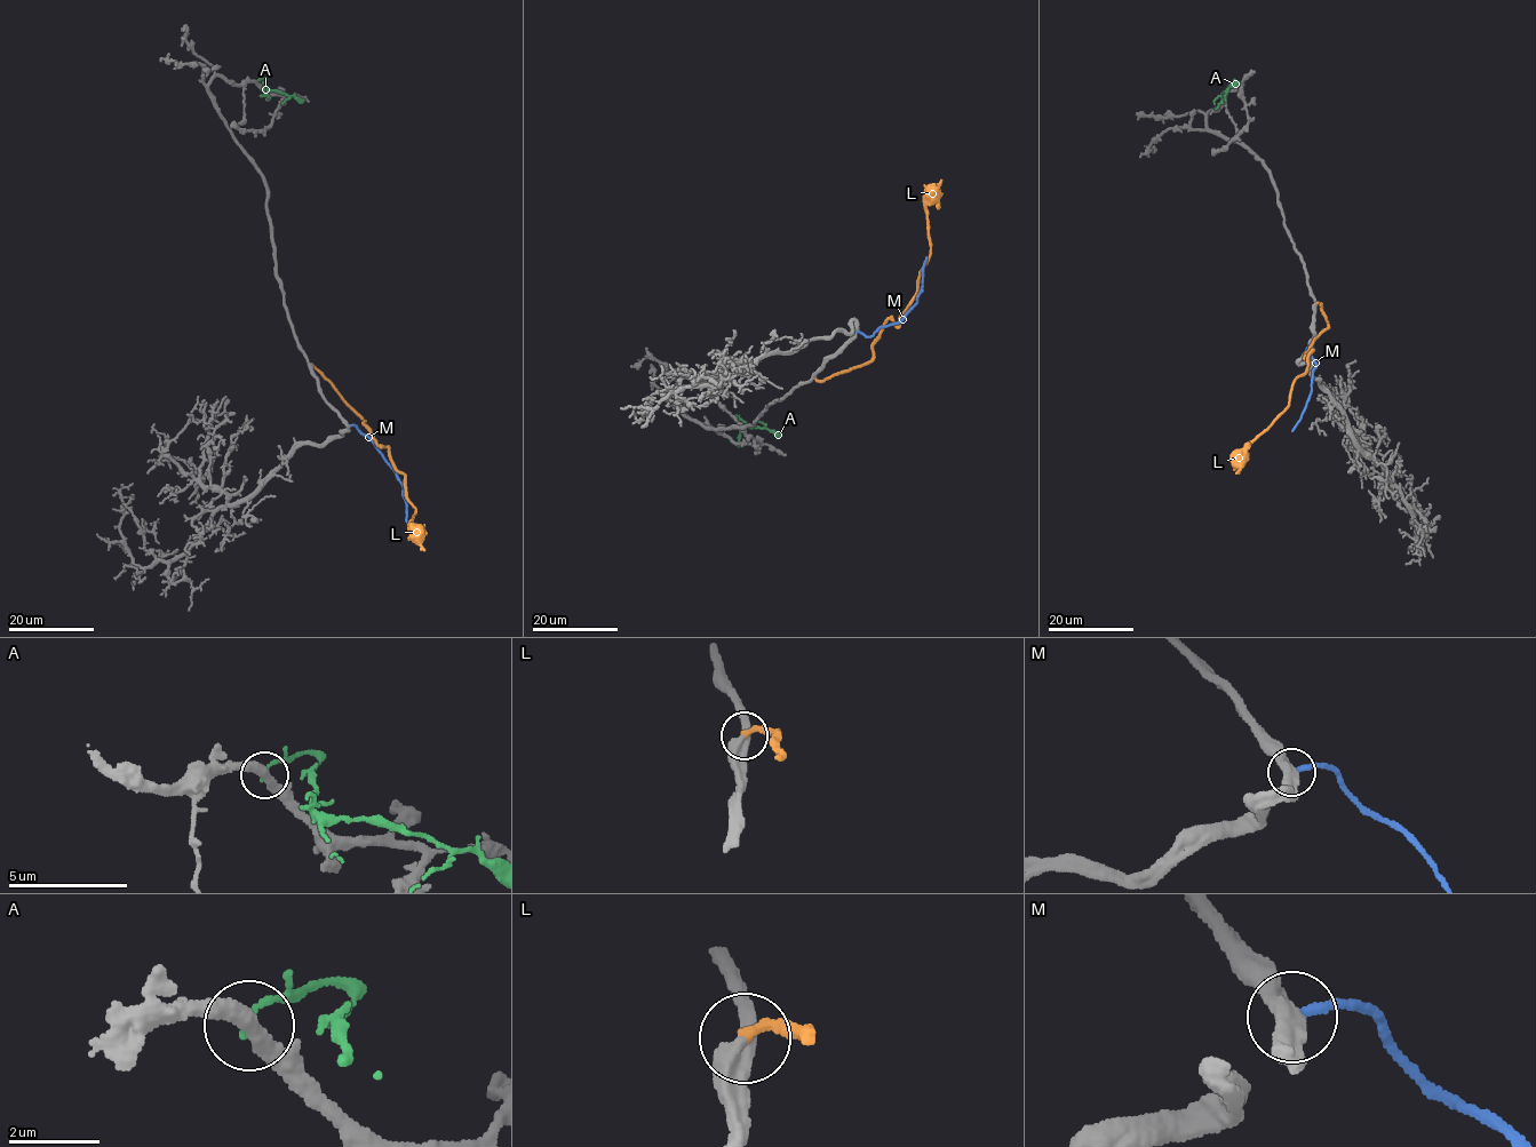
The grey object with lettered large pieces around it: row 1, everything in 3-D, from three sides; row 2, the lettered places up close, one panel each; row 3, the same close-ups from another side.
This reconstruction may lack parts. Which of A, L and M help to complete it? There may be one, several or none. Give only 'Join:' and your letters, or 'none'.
Join: L

